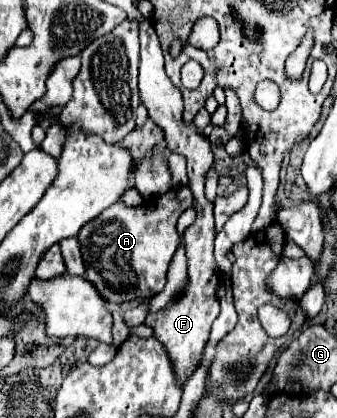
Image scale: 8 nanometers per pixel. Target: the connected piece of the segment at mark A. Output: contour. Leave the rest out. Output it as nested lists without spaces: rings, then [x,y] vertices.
[[[182,186],[177,190],[169,190],[165,195],[143,203],[143,207],[127,207],[123,201],[111,205],[105,209],[97,219],[81,227],[81,233],[77,235],[79,245],[81,245],[81,255],[85,263],[85,279],[91,281],[111,303],[123,303],[131,299],[143,299],[149,295],[159,293],[165,287],[165,275],[167,267],[177,251],[177,219],[179,215],[187,209],[193,207],[193,193],[187,186]]]

